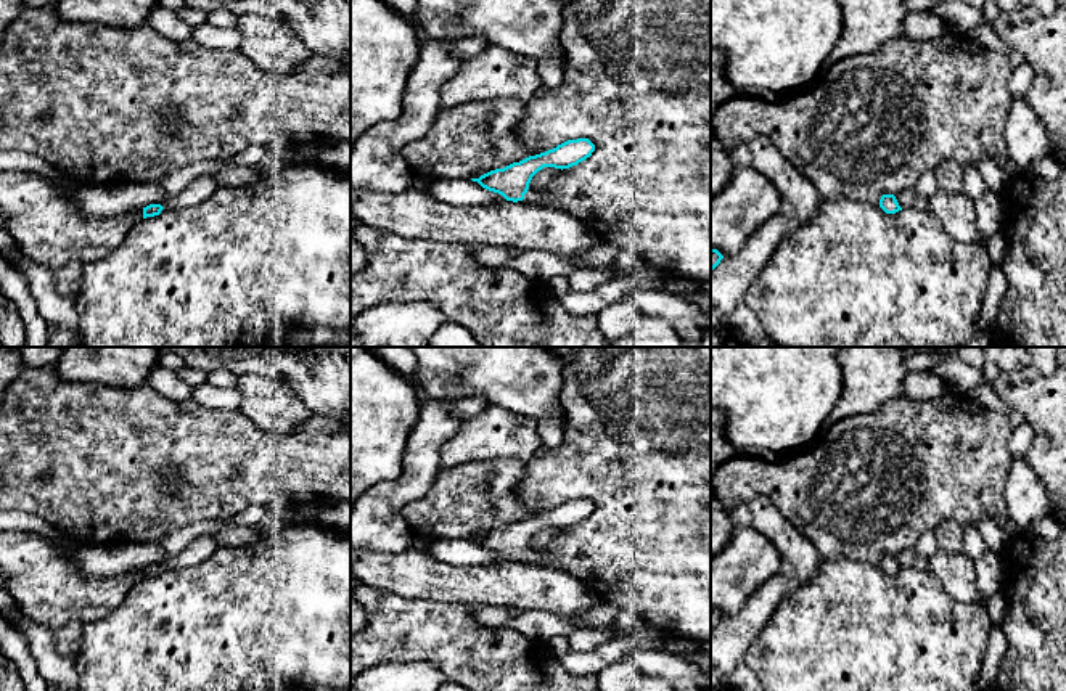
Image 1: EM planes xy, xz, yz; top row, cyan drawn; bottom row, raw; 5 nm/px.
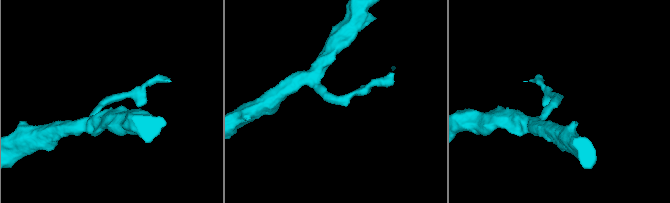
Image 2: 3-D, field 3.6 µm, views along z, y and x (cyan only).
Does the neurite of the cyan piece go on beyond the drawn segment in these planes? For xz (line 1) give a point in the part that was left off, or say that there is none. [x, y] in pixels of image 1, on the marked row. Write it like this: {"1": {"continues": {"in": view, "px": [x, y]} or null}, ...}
{"1": {"continues": {"in": "xz", "px": [532, 196]}}}

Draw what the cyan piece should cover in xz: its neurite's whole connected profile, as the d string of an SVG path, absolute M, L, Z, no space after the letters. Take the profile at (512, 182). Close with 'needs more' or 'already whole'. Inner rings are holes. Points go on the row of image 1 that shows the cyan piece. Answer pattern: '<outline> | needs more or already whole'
M588 138L568 140L553 149L529 156L471 180L489 191L502 194L506 201L540 204L545 201L545 194L529 188L532 177L543 167L563 170L577 166L590 157L593 151L595 145Z | needs more

